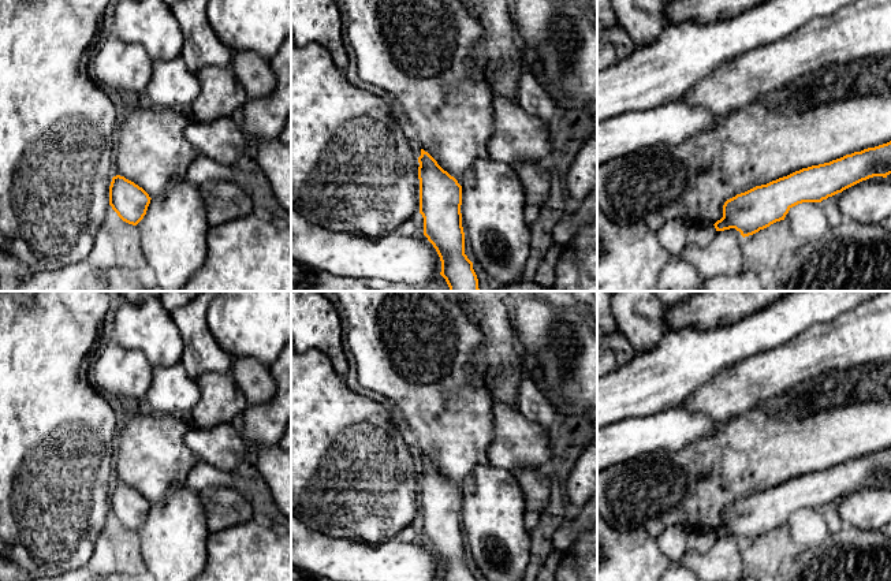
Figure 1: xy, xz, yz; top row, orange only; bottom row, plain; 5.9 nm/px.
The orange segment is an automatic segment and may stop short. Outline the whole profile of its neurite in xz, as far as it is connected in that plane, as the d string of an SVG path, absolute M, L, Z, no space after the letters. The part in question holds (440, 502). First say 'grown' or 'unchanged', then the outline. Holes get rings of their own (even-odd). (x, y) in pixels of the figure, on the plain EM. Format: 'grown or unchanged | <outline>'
unchanged | M424 455L418 469L424 541L440 563L440 581L476 581L473 569L465 560L462 492Z

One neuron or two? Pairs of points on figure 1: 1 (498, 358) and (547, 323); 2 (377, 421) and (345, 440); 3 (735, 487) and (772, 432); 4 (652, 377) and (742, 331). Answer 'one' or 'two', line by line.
1: two
2: one
3: one
4: one

